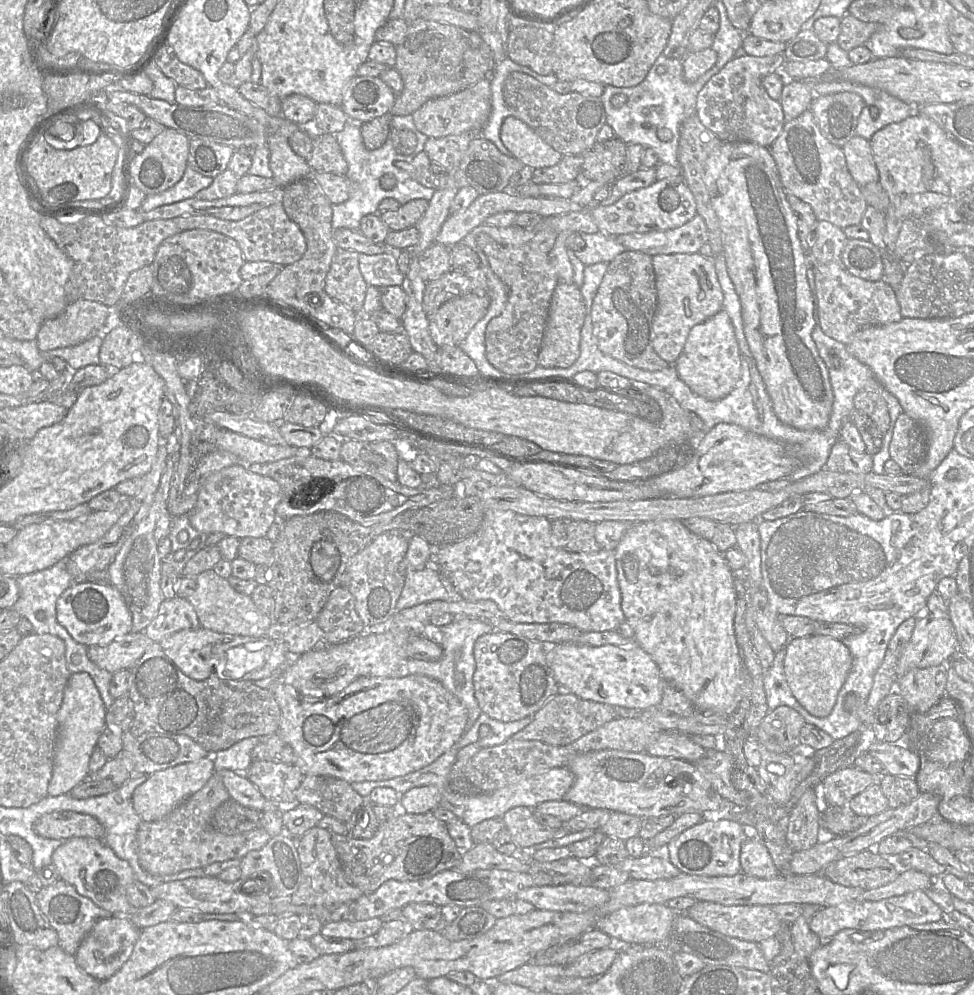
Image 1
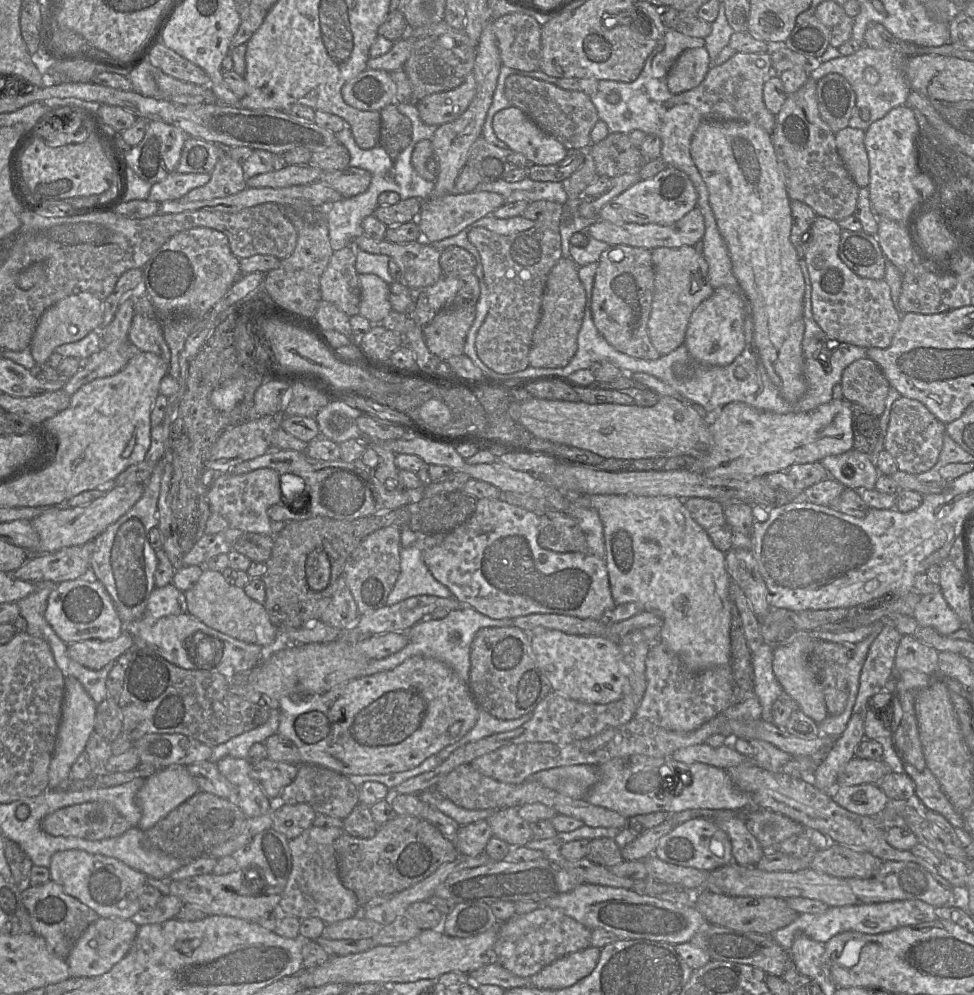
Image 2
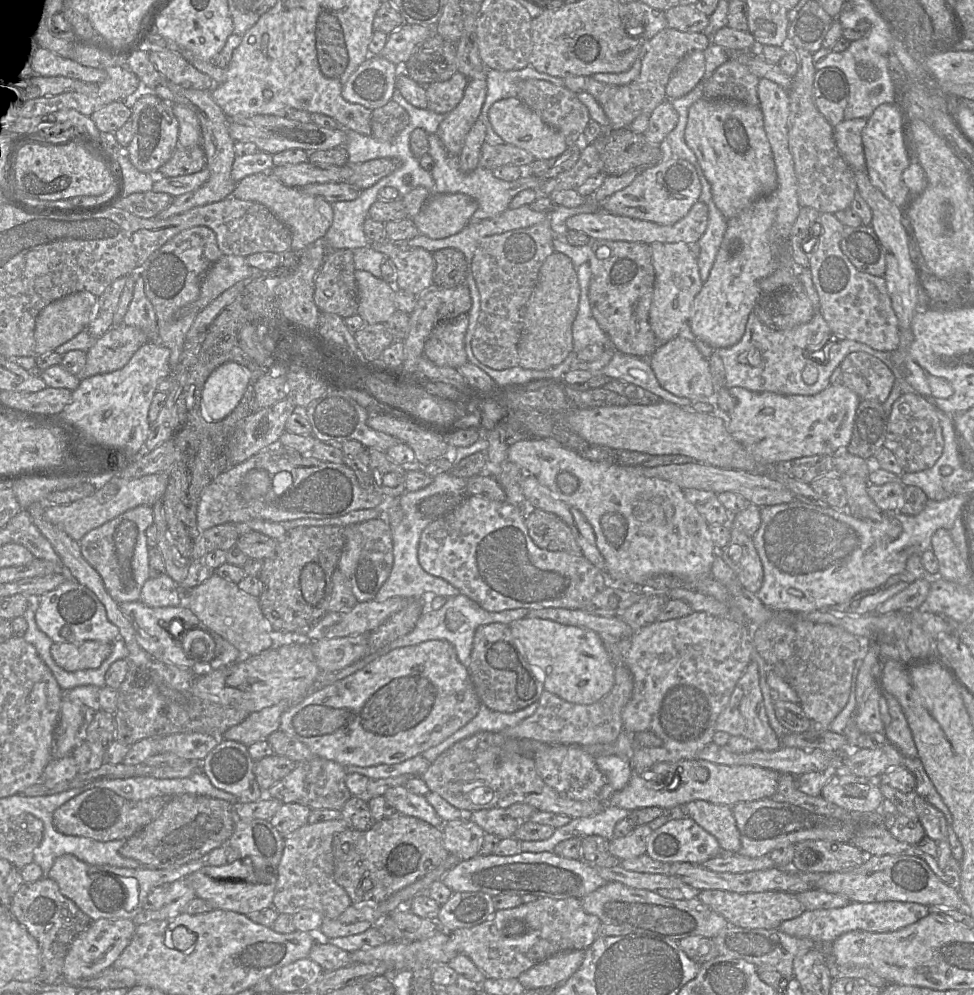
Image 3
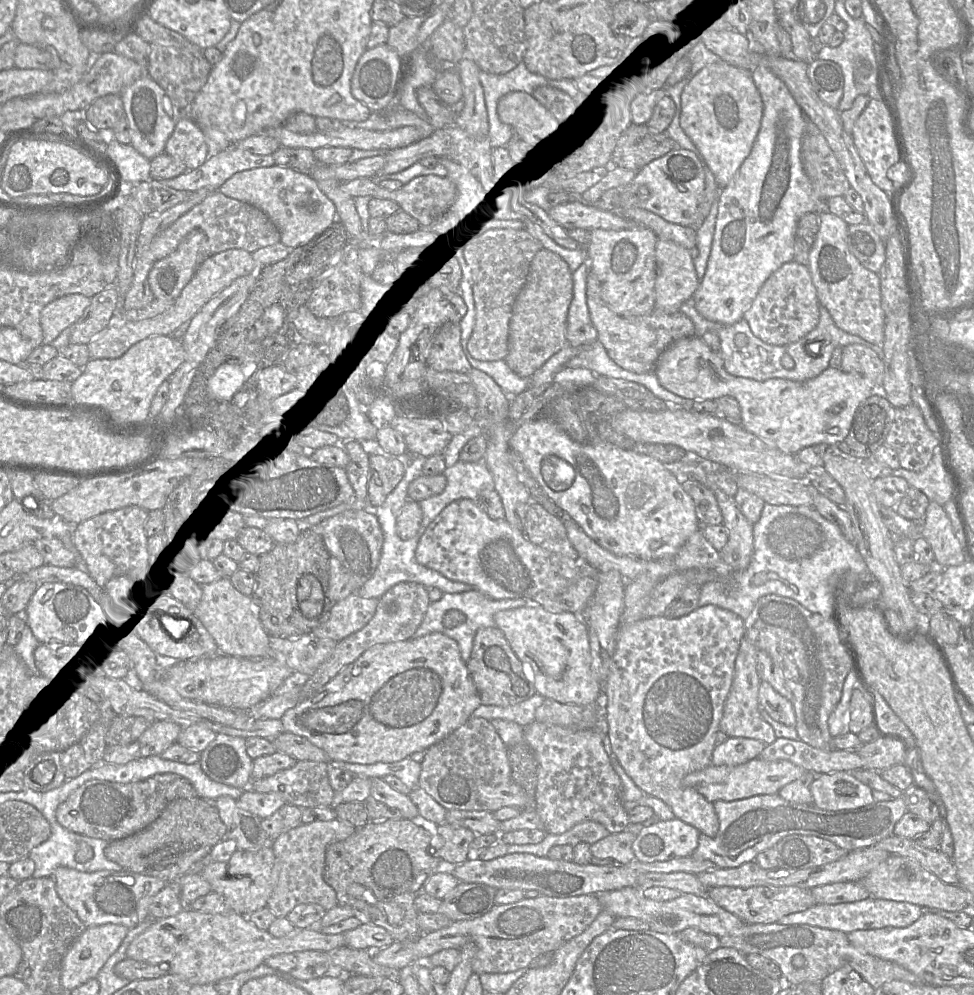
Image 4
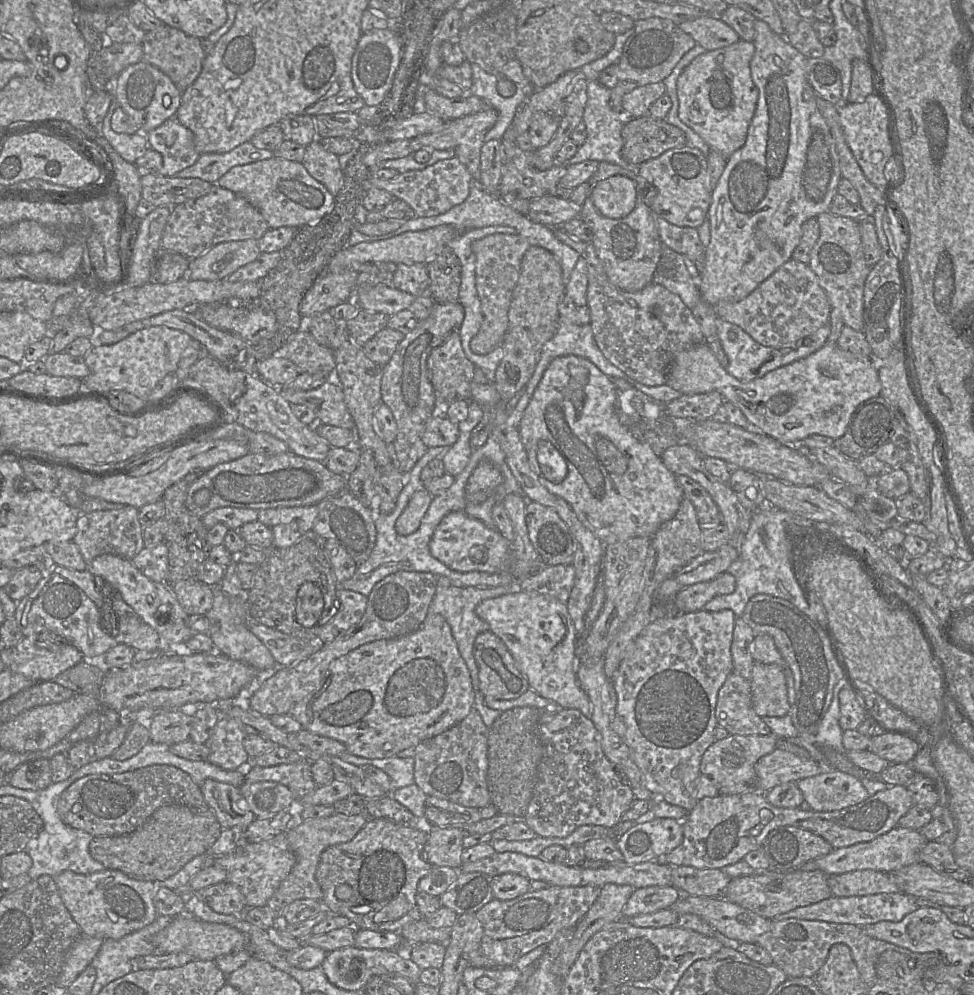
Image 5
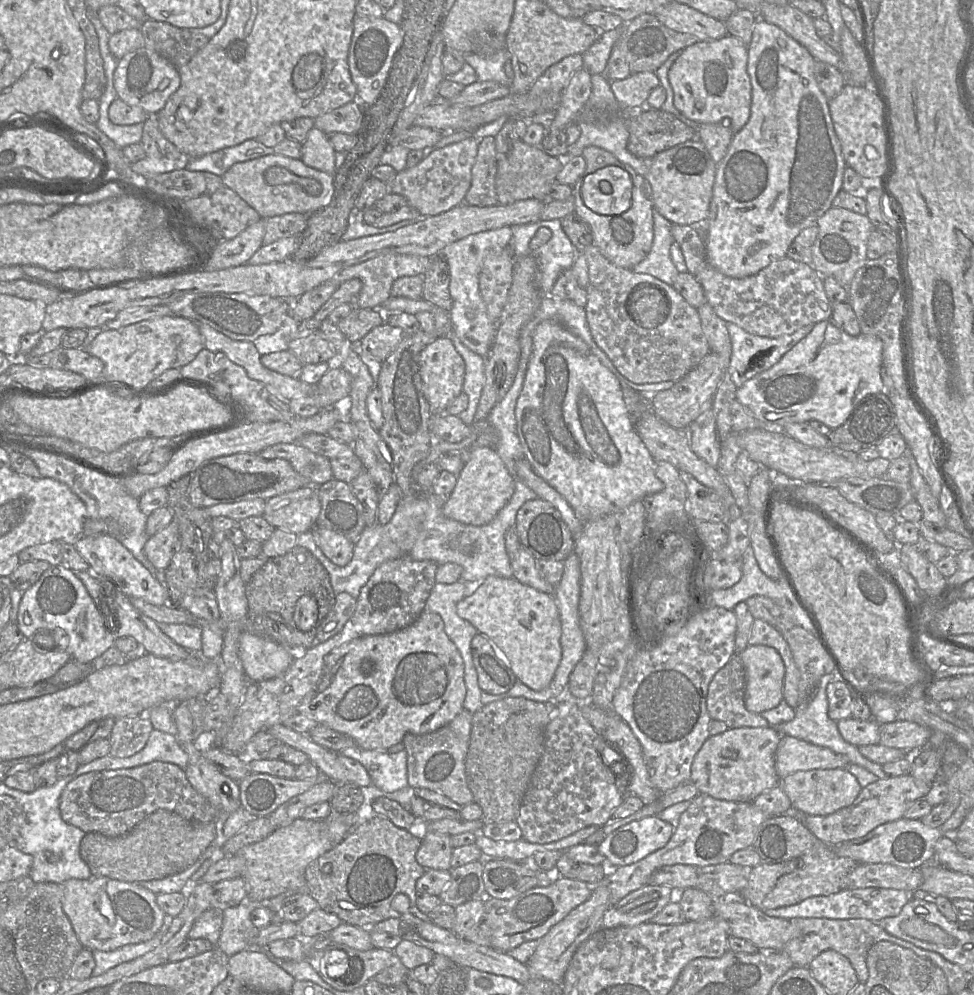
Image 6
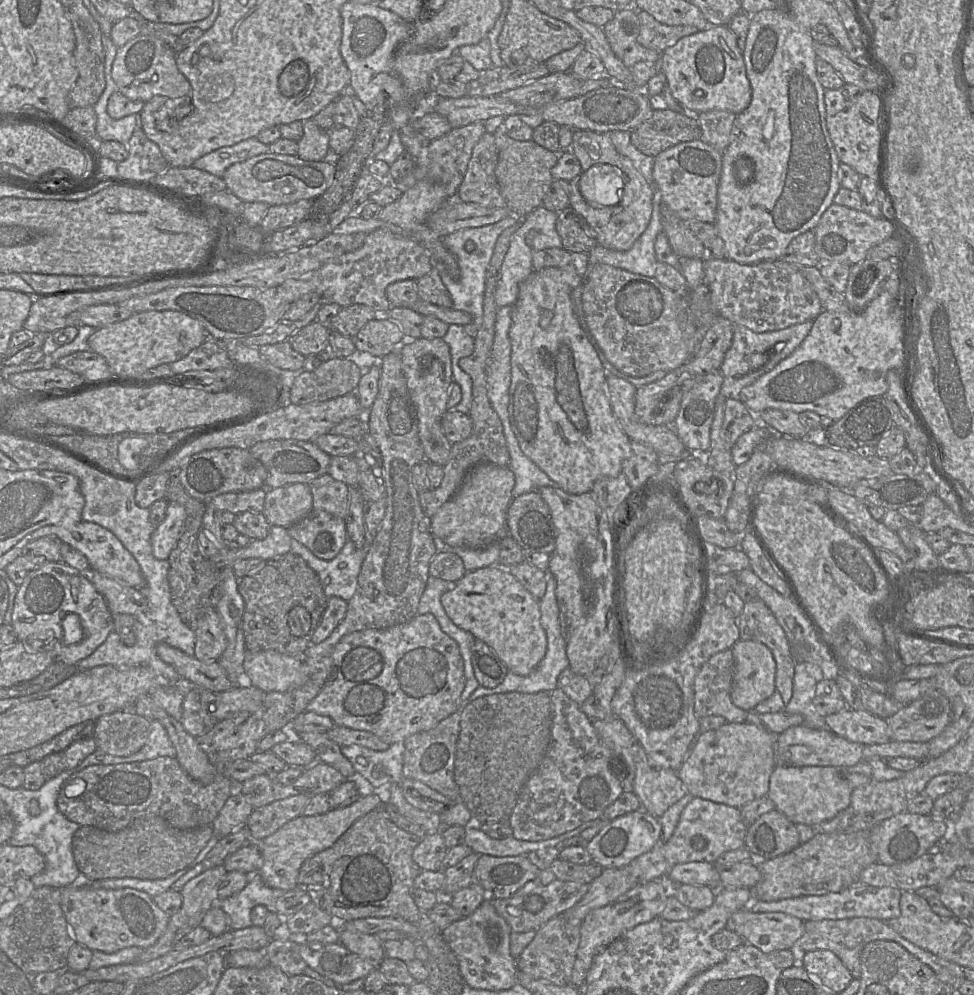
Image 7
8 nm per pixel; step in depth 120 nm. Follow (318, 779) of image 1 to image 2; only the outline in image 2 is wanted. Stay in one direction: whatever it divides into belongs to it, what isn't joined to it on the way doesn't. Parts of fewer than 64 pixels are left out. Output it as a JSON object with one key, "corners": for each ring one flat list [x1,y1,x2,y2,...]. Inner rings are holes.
{"corners":[[315,764,298,765,295,779,287,785,281,795,285,804,307,804,317,813,345,819,360,803,359,790,346,775]]}

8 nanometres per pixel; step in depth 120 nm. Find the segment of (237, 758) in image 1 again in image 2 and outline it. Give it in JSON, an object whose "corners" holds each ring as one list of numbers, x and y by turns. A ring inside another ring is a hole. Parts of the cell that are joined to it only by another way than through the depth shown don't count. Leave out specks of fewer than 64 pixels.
{"corners":[[273,709,269,719,263,725,214,747,209,761,216,763,226,756,248,758,252,745,258,742,265,743,267,738,278,733,279,724,280,711]]}

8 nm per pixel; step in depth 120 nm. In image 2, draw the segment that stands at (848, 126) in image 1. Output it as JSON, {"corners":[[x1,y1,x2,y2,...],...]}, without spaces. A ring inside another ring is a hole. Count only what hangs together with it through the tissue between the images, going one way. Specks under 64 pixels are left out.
{"corners":[[830,73,818,80,816,97,820,116,833,133,849,125,856,106,856,94,843,76]]}

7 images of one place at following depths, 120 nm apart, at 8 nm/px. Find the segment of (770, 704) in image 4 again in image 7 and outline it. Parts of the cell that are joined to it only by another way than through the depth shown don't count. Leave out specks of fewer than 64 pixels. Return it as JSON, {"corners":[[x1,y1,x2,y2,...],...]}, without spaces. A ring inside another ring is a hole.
{"corners":[[738,640,731,651,734,658,731,701,743,711,752,711,776,691,773,655,757,641]]}

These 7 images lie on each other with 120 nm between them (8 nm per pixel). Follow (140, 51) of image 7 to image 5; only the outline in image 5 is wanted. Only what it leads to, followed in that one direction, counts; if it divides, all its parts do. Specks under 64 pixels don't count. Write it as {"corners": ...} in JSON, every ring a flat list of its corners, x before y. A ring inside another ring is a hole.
{"corners":[[144,60,127,67,116,78,116,103,139,125,139,132,144,135,175,117,181,95,167,75]]}

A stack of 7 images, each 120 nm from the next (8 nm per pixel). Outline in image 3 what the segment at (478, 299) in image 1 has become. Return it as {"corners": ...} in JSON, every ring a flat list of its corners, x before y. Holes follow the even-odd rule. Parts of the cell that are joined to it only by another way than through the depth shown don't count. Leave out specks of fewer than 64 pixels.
{"corners":[[468,314,439,323,426,341,424,356,439,367,459,369,468,362,465,344,468,326]]}

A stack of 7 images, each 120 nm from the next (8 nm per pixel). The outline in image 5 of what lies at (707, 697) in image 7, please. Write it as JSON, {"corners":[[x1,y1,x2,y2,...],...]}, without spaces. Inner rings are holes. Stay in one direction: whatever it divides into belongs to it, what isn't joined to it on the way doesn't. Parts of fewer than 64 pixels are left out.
{"corners":[[732,672,720,688,715,708,717,724,731,735,769,735,770,728,754,711,750,681]]}

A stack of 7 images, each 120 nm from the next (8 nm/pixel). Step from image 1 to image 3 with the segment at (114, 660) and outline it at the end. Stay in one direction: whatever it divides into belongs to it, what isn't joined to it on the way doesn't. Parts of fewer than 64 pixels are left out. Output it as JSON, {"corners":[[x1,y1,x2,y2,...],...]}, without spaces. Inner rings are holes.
{"corners":[[87,640,53,643,50,653,55,663,68,672,98,668,112,651,112,643]]}

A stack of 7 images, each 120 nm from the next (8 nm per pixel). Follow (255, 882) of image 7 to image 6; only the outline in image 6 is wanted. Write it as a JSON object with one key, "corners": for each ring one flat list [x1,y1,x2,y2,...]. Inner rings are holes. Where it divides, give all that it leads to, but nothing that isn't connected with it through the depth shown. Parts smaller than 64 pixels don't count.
{"corners":[[248,896,237,906,222,911,223,924,217,948,228,957,243,950,258,947,256,937,259,932,251,922,251,913,265,903,259,903]]}

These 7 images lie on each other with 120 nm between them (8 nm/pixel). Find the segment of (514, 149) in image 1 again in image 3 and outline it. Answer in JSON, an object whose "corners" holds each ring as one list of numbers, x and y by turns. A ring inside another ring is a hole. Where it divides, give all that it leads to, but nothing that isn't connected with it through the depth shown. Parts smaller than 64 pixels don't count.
{"corners":[[511,97,492,104,488,112,494,132,505,143,528,151,536,160,551,159,560,156,567,149,567,142,562,133,545,122,520,99]]}

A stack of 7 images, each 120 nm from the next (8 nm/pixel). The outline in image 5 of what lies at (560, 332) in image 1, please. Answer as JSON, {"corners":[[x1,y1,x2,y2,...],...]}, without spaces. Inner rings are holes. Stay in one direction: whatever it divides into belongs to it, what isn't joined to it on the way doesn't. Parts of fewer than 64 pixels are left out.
{"corners":[[530,246,525,252,519,279,514,288,508,312,508,327,503,342,503,358,496,371,493,385,506,402,524,389,539,360,543,346,553,338,559,327,559,304,566,295,562,269,548,250]]}

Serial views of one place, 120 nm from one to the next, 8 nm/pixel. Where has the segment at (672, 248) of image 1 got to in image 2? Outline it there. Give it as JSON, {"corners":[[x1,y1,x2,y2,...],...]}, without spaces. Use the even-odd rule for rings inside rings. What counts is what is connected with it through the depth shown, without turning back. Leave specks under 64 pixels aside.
{"corners":[[698,207,692,209,678,221,668,225,641,225,637,223,617,225,603,219,597,219,586,229,588,235,609,245,626,245,645,248,649,251,659,247,678,248,682,246,694,246,702,240,704,231,704,218]]}

